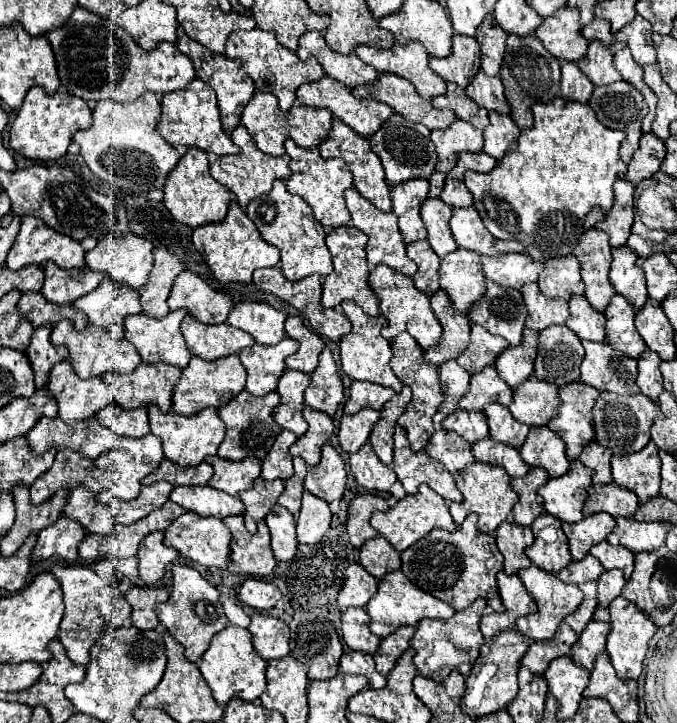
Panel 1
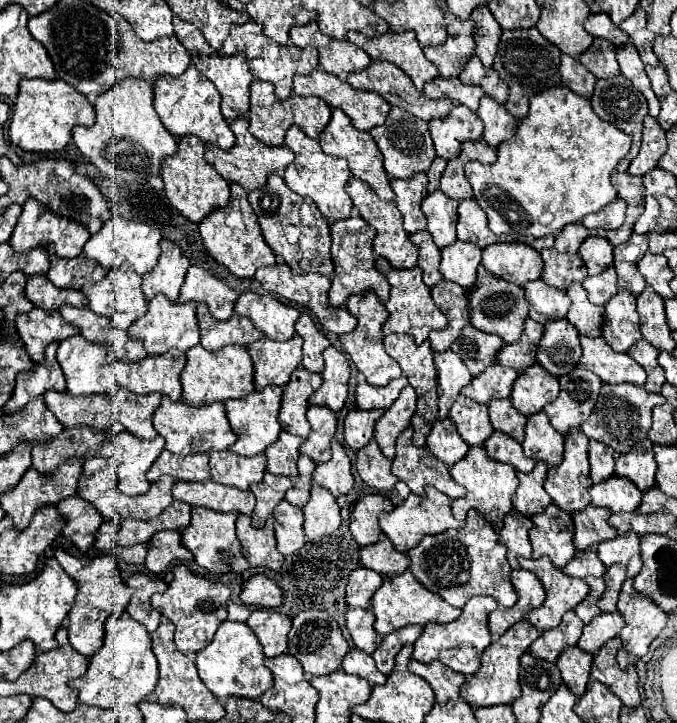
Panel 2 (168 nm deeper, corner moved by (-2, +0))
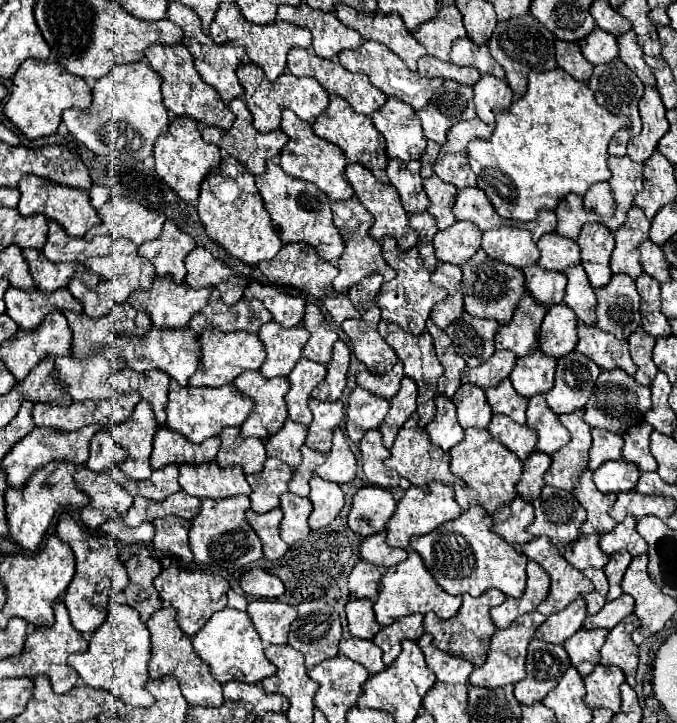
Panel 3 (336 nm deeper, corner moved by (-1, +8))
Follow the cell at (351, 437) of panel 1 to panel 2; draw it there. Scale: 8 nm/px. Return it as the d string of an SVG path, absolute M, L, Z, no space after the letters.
M369 409L369 411L349 411L349 415L345 417L345 443L359 451L361 447L365 447L371 439L373 439L373 427L375 421L383 415L383 409Z

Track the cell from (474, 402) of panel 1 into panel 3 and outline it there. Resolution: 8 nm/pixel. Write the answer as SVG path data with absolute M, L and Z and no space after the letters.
M496 351L480 367L474 367L474 369L466 367L460 377L462 377L462 383L472 383L482 389L488 389L500 383L504 377L508 377L514 363L516 363L516 355L512 355L512 351Z

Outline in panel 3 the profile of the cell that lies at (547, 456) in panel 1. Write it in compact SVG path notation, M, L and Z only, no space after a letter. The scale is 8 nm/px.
M534 395L528 399L528 411L526 411L526 425L534 427L538 431L538 445L542 453L552 455L564 443L568 443L570 433L568 429L560 423L558 415L548 407L544 395Z

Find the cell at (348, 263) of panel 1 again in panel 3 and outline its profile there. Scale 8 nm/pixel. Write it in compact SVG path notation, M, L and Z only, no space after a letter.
M348 199L348 201L334 201L332 203L332 213L334 213L334 225L338 227L338 231L342 233L344 241L346 241L346 249L338 261L340 273L334 279L334 289L338 293L346 293L354 283L358 283L360 279L372 275L372 273L380 273L384 277L384 281L394 279L394 269L386 265L384 257L382 257L382 245L380 241L370 237L370 227L372 227L372 215L366 211L366 207L358 201L358 199Z

